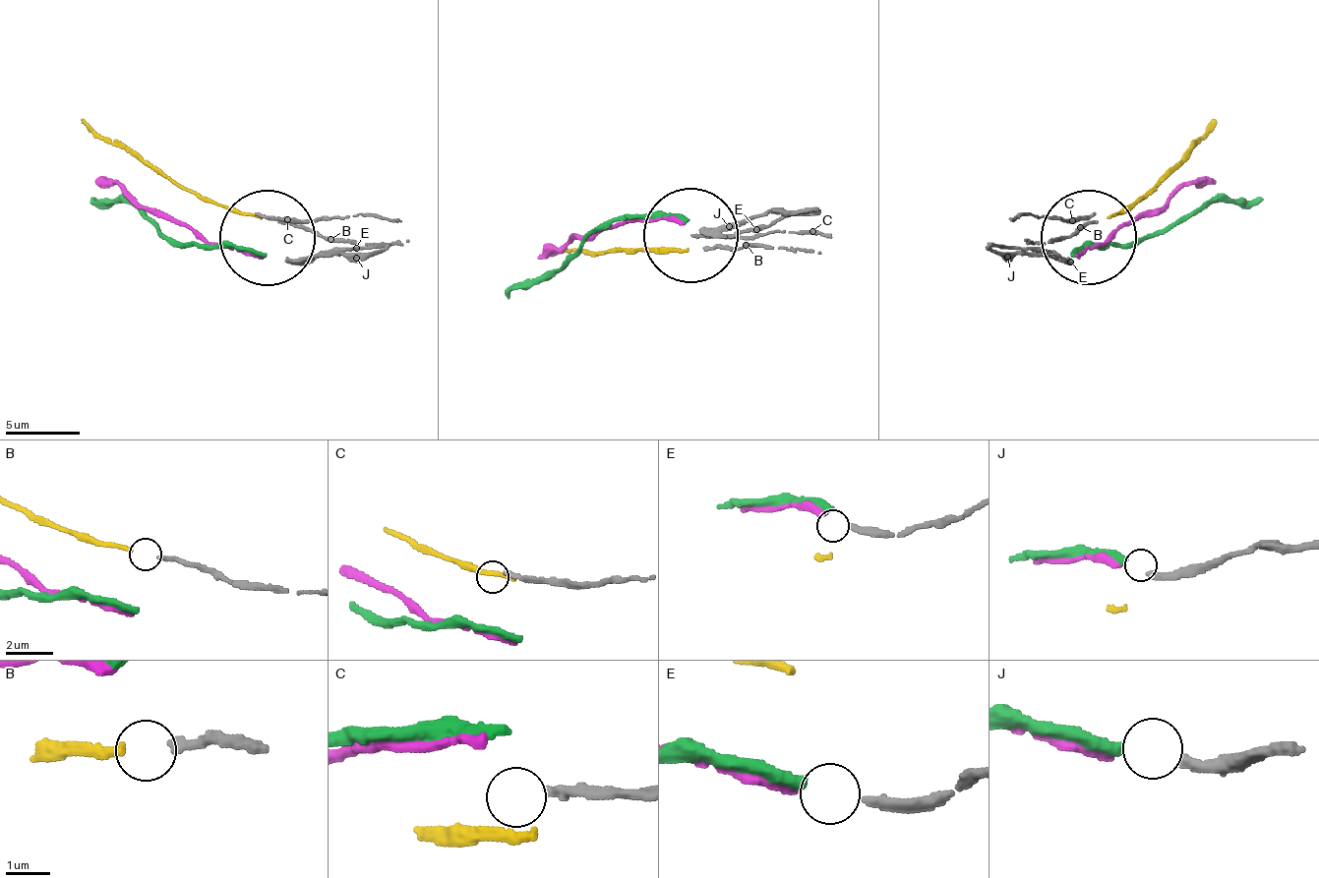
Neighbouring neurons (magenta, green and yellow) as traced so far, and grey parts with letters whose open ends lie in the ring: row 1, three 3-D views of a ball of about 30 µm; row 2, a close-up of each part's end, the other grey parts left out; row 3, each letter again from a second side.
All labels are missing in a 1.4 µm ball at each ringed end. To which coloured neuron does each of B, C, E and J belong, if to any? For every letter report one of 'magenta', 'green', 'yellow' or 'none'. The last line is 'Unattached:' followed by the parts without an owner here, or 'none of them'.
B: yellow
C: none
E: magenta
J: green
Unattached: C

